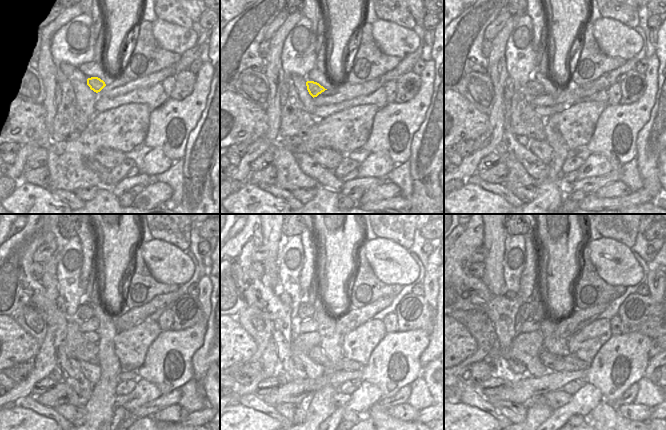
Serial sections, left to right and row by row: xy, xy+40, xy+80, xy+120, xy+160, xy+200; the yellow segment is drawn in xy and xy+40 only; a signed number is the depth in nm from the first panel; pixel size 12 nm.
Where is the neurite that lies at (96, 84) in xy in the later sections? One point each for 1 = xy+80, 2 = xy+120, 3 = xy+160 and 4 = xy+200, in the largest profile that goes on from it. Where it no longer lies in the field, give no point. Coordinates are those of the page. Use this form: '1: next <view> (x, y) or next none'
1: next xy+80 (536, 88)
2: next xy+120 (84, 312)
3: next xy+160 (306, 311)
4: next xy+200 (527, 310)

